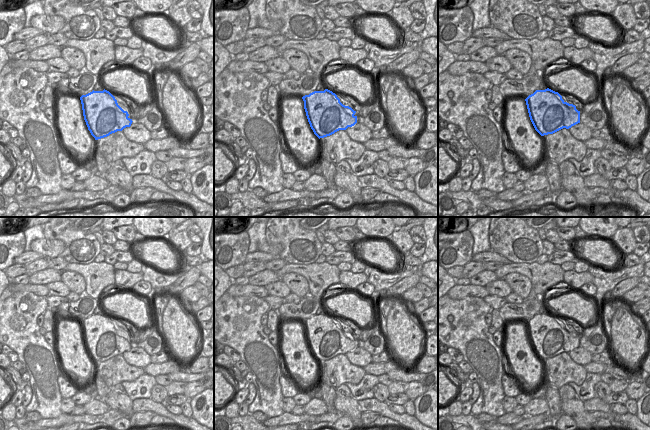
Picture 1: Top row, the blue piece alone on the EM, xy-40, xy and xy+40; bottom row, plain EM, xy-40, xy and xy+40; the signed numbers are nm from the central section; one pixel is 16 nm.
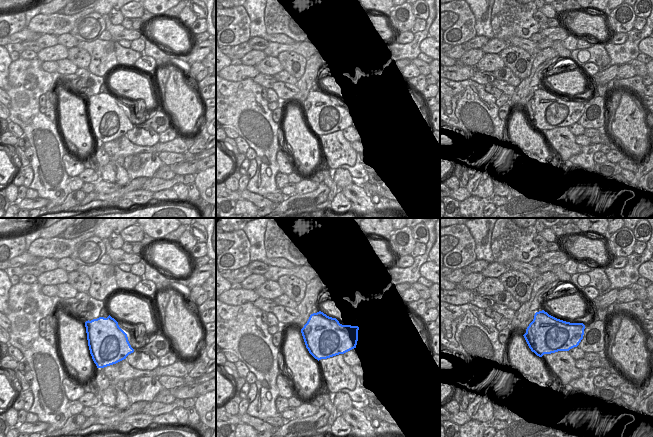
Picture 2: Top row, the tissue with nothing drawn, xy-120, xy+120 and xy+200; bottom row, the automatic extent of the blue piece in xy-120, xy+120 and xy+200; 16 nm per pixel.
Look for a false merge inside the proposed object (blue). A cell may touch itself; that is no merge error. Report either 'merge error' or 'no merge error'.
merge error

